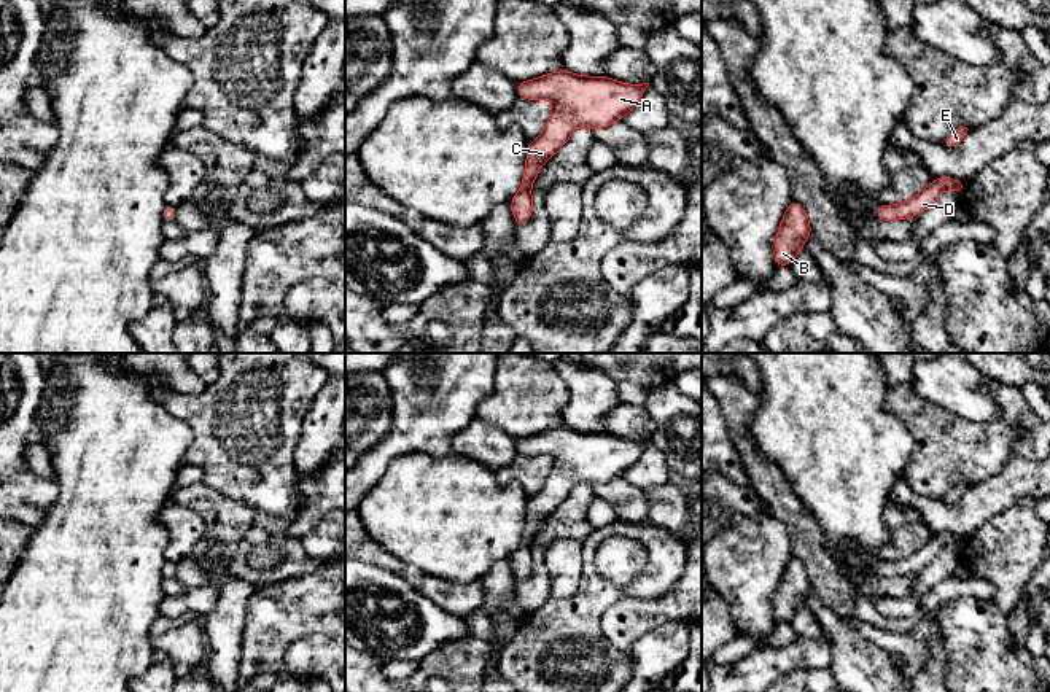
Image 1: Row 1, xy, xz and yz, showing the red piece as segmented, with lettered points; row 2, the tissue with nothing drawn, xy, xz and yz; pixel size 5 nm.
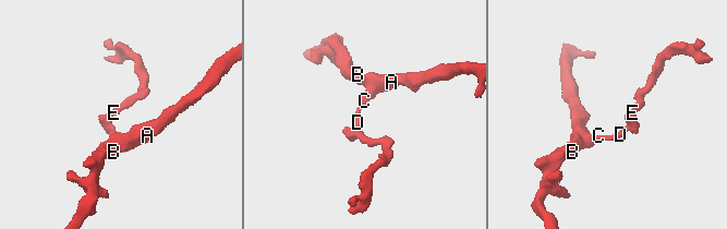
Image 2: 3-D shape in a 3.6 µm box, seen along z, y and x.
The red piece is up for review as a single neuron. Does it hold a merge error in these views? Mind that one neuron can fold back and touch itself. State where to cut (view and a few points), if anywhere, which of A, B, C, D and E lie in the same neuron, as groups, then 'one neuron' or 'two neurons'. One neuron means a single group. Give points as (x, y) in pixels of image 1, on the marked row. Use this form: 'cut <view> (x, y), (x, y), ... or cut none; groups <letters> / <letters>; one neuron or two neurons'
cut none; groups A B C D E; one neuron

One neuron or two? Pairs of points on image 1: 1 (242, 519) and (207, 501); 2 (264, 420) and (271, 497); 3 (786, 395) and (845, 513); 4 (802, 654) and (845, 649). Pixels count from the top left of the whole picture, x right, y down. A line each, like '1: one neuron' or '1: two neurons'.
1: one neuron
2: one neuron
3: one neuron
4: two neurons

